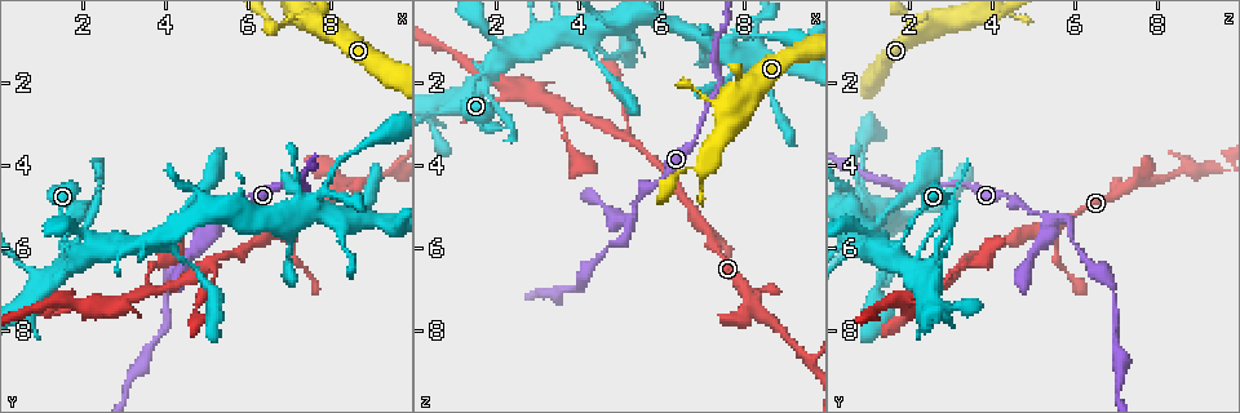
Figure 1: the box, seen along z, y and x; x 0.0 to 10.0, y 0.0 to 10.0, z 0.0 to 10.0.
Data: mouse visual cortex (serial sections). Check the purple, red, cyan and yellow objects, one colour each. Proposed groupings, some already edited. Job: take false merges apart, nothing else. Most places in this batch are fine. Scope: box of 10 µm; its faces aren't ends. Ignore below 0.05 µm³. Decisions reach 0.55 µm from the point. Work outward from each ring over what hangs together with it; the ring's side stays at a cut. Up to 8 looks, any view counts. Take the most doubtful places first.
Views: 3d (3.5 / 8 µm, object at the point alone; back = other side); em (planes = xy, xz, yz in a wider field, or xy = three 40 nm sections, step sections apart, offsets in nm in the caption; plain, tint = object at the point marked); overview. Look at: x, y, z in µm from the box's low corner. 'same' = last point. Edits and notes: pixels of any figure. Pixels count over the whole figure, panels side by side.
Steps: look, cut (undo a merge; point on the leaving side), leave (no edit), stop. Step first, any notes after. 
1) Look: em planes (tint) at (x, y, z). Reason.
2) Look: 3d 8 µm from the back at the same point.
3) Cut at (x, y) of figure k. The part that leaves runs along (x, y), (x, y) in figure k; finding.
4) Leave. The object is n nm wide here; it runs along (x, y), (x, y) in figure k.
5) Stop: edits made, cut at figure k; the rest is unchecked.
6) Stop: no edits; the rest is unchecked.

Look: 3d 8 µm at (5.10, 6.35, 3.25). Side arm on a straight run.

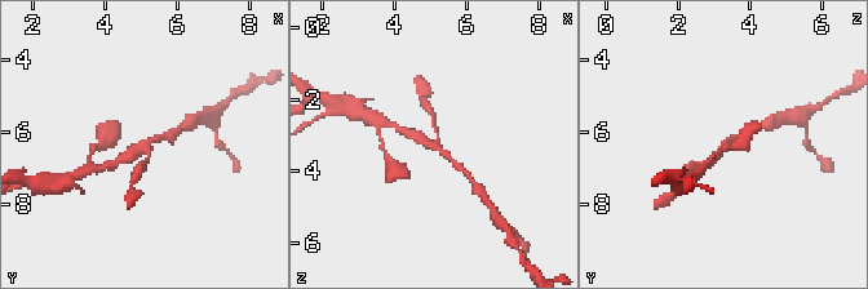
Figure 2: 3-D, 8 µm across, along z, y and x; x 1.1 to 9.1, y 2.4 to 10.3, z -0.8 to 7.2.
Look: em xy step 2 (tint) at the same point. Shape alone is not enough.

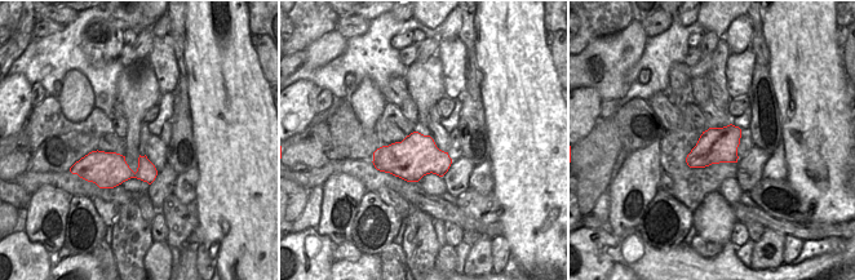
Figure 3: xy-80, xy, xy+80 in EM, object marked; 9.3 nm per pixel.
Leave. 3 arms meet here; the arms are 150, 200, 250 nm wide; it runs along (461, 169), (443, 151), (404, 132) in figure 2; one cell here.

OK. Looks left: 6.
Look: 3d 8 µm at (5.20, 5.30, 5.35). A narrow waist.

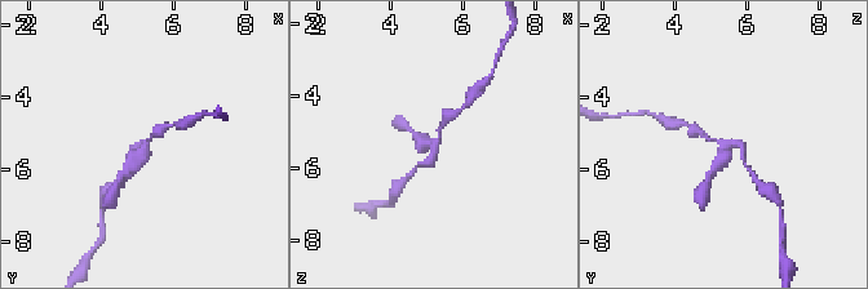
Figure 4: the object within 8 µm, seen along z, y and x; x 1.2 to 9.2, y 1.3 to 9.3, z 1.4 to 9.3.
Look: 3d 3.5 µm at the same point. Zoom in.

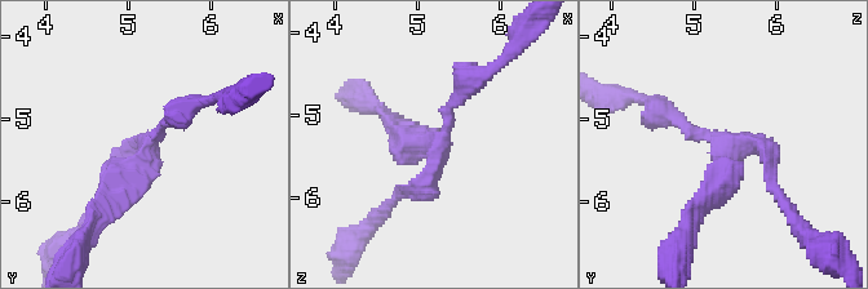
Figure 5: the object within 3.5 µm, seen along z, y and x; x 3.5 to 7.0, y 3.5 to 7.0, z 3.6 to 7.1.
Look: em xy step 5 (tint) at (5.30, 5.25, 5.35). Now the EM.

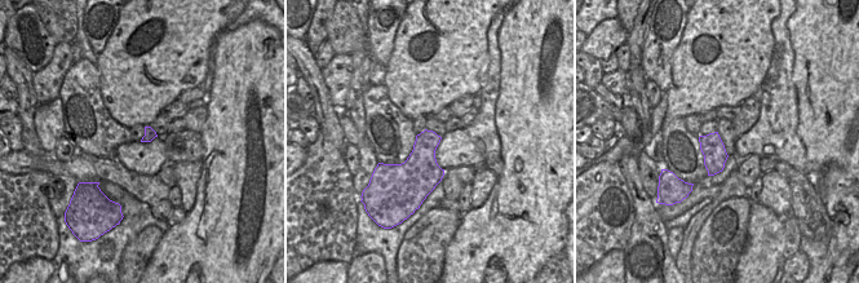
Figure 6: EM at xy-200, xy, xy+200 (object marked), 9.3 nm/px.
Leave. 3 arms meet here; it runs along (474, 80), (446, 114), (426, 186), (402, 192) in figure 5; continuous, no second cell.

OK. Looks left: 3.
Look: 3d 8 µm at (1.50, 5.60, 2.00). Narrows sharply.

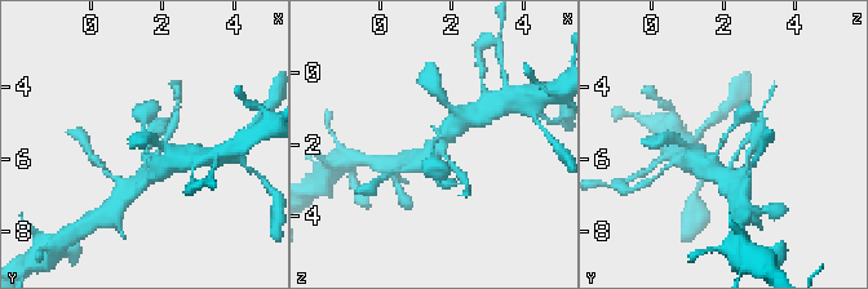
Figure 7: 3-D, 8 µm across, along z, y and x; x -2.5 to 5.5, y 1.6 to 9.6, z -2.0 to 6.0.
Look: em xy step 1 (tint) at the same point. Now the EM.

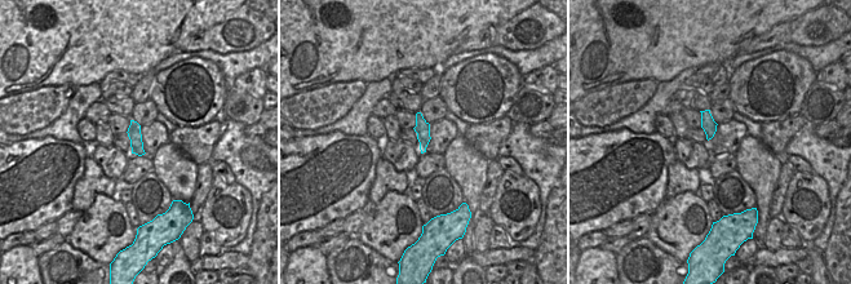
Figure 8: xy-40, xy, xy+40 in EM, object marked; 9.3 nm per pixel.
Leave. The arms are 350, 450 nm wide; it runs along (744, 114), (712, 161), (702, 164) in figure 7; all the same cell.

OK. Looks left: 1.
Stop: no edits; the rest is unchecked.

